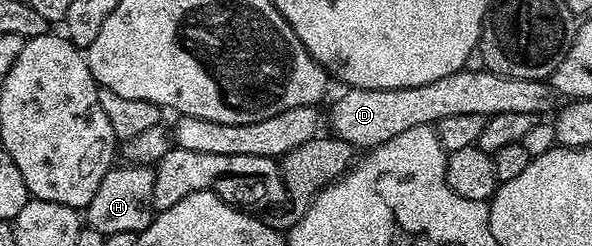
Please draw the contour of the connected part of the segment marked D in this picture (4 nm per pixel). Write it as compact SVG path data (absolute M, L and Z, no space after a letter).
M467 67L461 73L444 75L436 83L424 83L424 87L403 89L351 89L335 103L328 113L328 129L341 141L346 141L358 151L375 149L388 139L409 131L417 125L433 126L448 115L484 115L495 117L508 111L527 115L546 115L550 109L552 90L545 80L508 78L491 73L485 67Z

